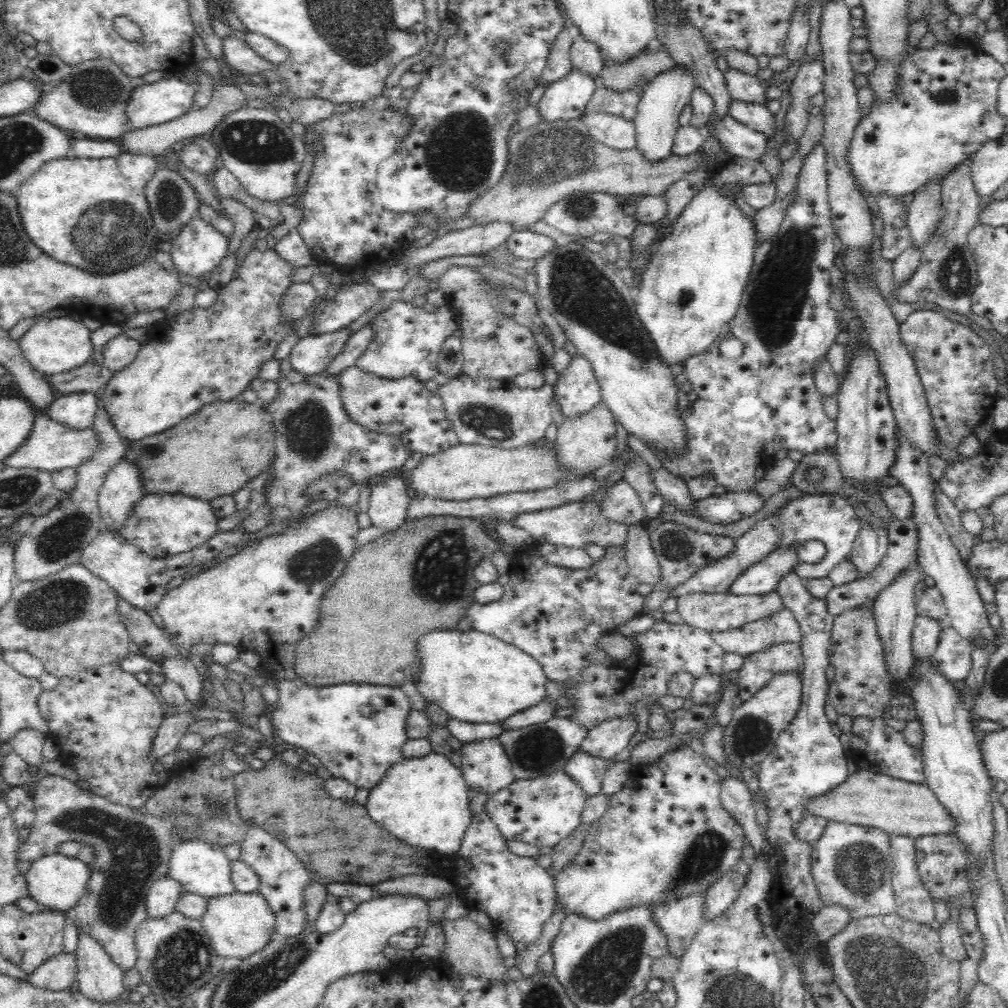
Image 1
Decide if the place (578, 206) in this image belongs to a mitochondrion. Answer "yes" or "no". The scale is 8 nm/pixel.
yes

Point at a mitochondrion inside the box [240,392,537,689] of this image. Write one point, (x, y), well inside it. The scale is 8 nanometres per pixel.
(444, 553)

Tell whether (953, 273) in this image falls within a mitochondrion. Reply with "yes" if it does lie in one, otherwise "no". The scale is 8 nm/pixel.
yes

